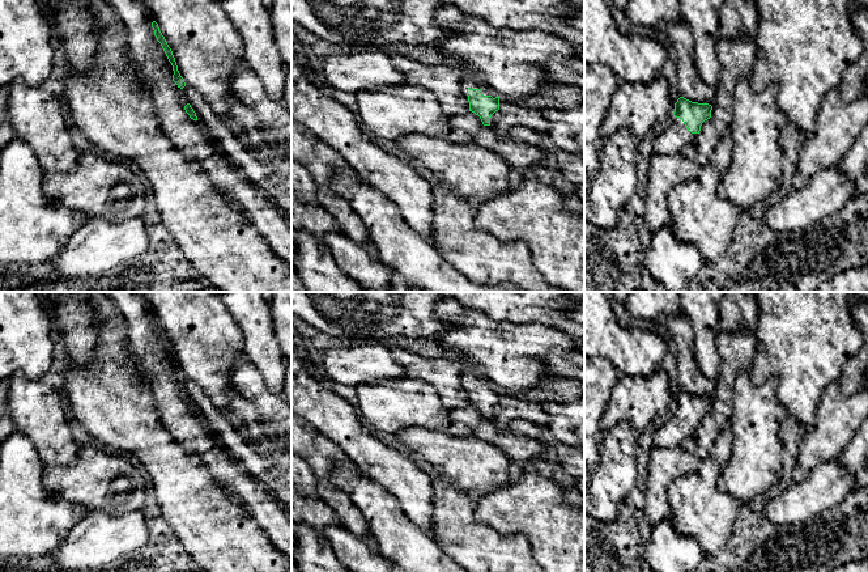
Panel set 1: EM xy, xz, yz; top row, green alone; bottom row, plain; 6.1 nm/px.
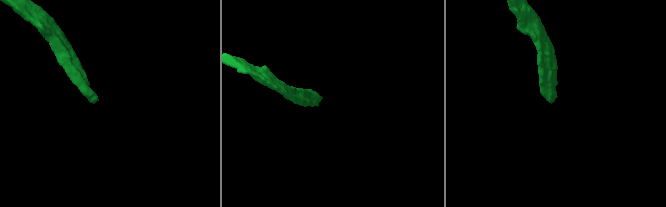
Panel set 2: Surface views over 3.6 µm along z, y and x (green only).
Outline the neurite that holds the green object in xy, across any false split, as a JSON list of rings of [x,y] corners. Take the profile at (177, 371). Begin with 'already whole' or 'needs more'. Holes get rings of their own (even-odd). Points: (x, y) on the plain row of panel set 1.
already whole | [[[156,314],[152,315],[152,321],[154,323],[154,329],[156,329],[157,334],[161,336],[169,355],[173,359],[173,364],[174,364],[173,374],[178,378],[178,381],[183,382],[186,380],[186,376],[184,376],[184,372],[180,369],[180,366],[178,364],[178,359],[176,359],[176,355],[175,355],[175,351],[173,348],[171,342],[169,340],[165,330],[159,325],[158,317]]]

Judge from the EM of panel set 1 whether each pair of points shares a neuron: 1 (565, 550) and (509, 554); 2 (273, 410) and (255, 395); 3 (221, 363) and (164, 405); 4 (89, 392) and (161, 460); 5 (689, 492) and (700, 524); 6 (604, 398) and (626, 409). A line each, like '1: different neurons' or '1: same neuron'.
1: different neurons
2: same neuron
3: different neurons
4: same neuron
5: same neuron
6: different neurons

